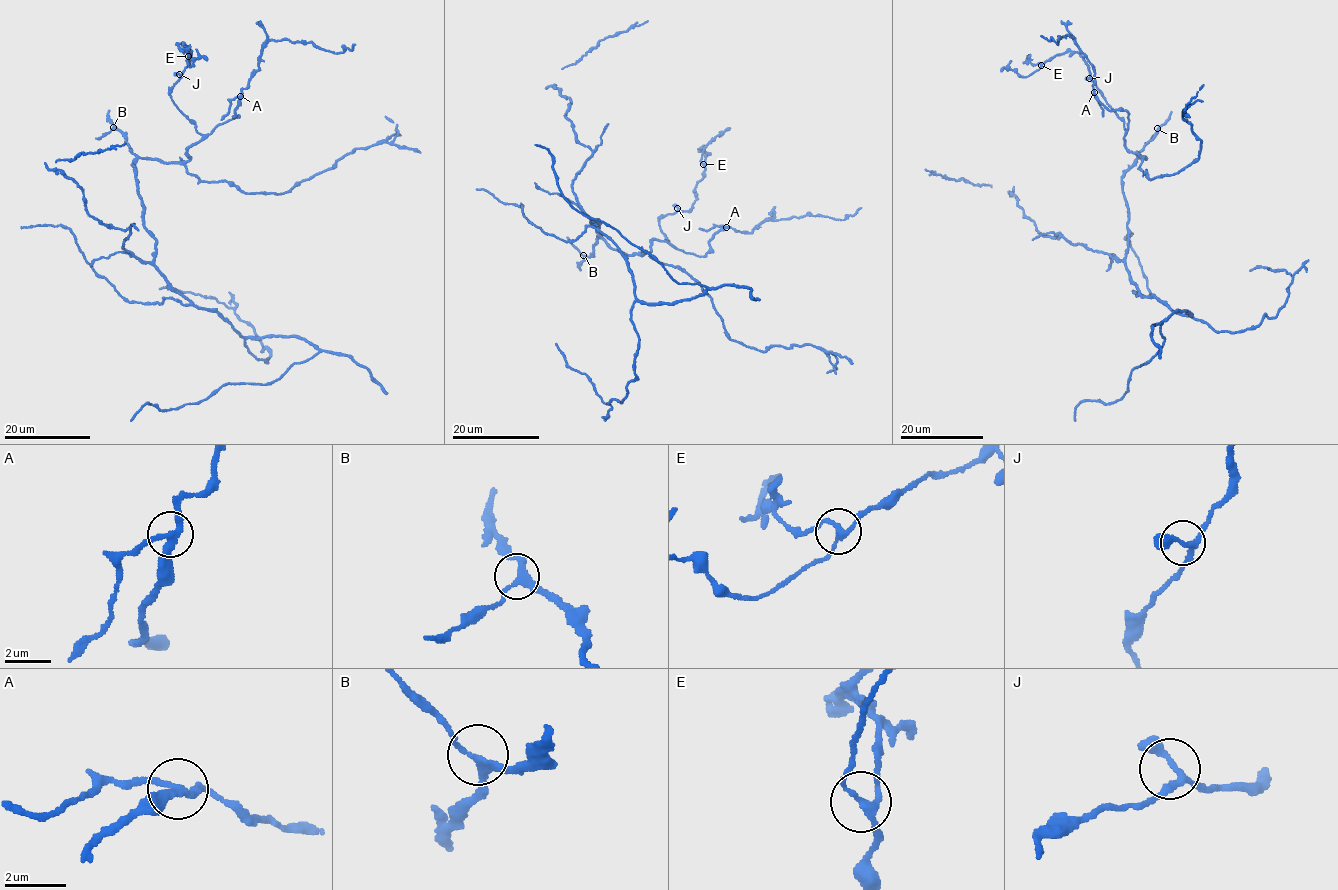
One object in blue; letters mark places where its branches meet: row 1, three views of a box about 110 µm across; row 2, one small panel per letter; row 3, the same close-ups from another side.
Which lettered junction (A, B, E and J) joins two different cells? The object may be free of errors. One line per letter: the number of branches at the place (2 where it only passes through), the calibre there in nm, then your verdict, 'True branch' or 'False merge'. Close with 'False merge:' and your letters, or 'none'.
A: Branches: 3. Thickness 220 nm. False merge
B: Branches: 3. Thickness 200 nm. True branch
E: Branches: 3. Thickness 220 nm. True branch
J: Branches: 3. Thickness 200 nm. True branch
False merge: A

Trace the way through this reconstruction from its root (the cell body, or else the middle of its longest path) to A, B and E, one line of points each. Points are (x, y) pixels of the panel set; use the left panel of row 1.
A: (154, 263), (156, 239), (144, 226), (134, 161), (188, 161), (190, 146), (234, 117), (240, 96)
B: (154, 263), (156, 239), (144, 226), (143, 201), (137, 190), (133, 164), (136, 155), (124, 136), (113, 127)
E: (154, 263), (133, 164), (188, 161), (202, 138), (169, 94), (188, 64), (182, 44), (188, 56)

